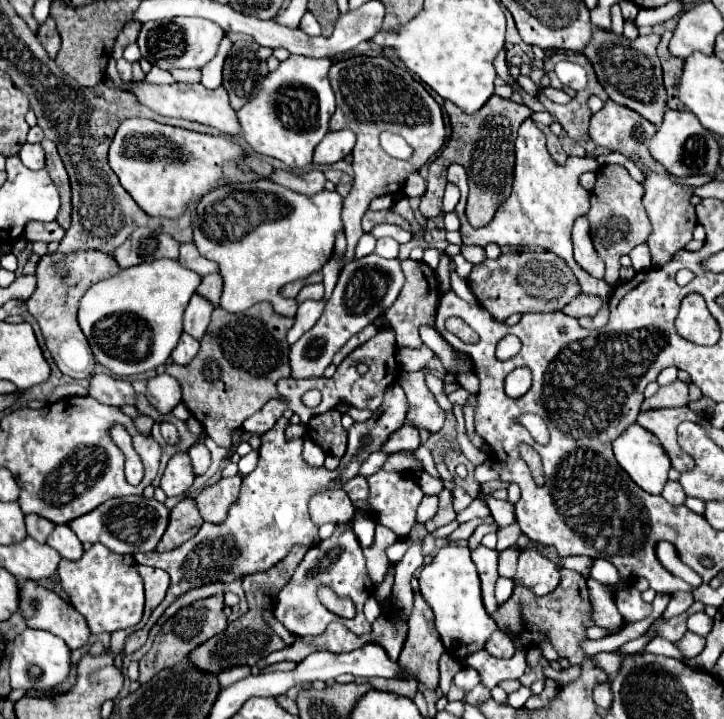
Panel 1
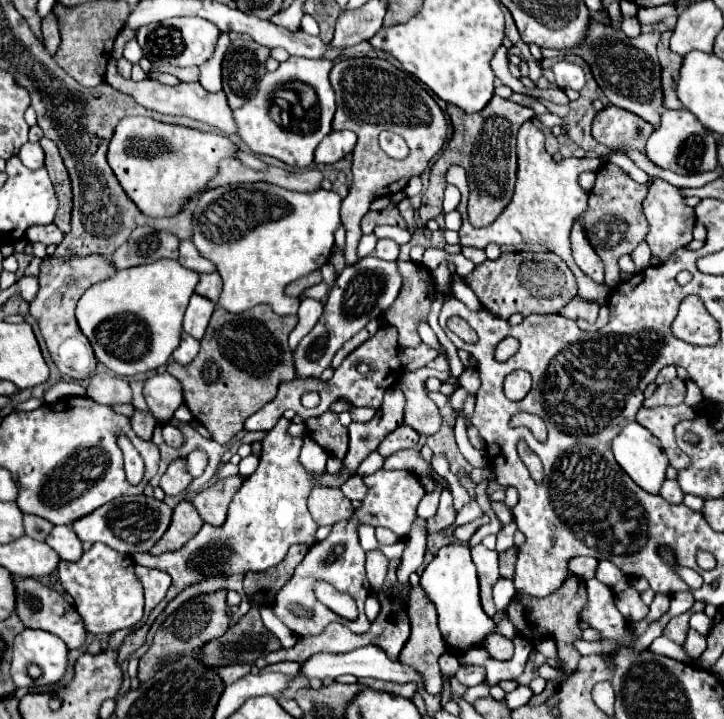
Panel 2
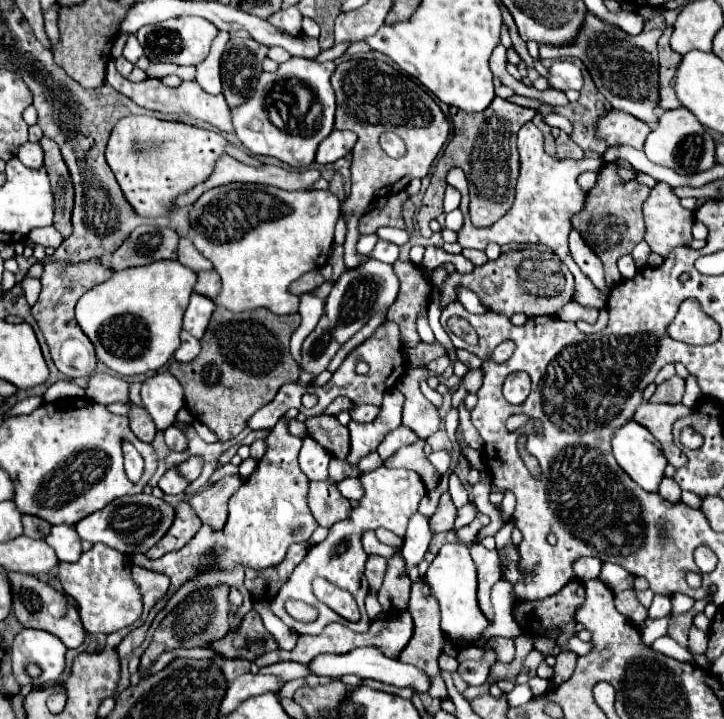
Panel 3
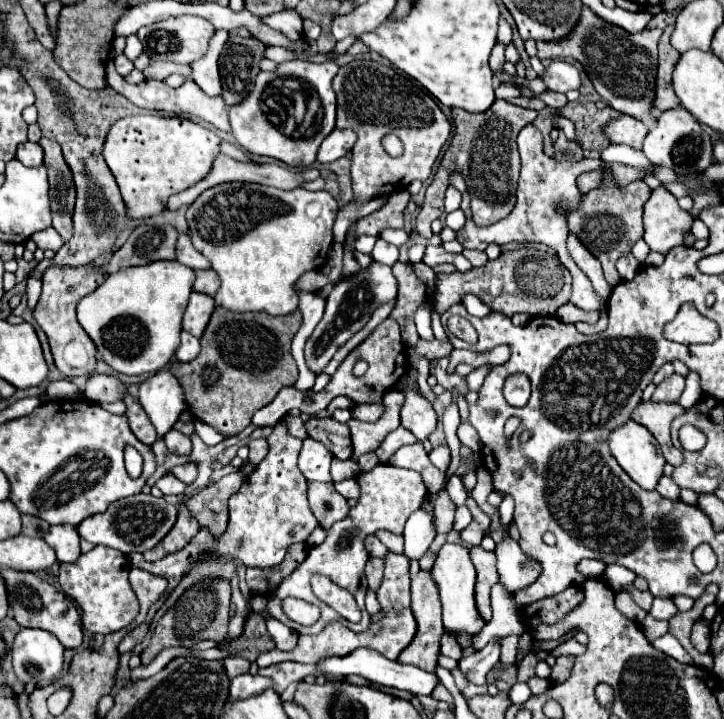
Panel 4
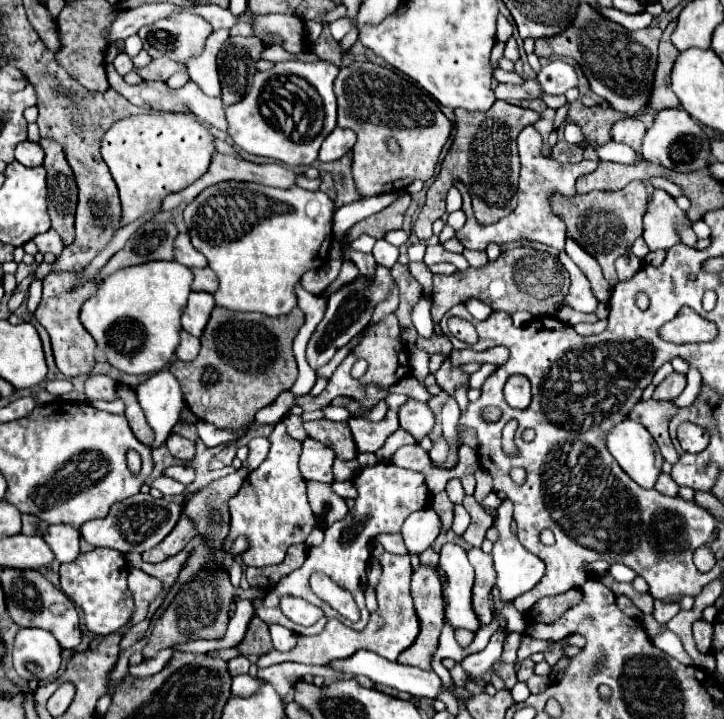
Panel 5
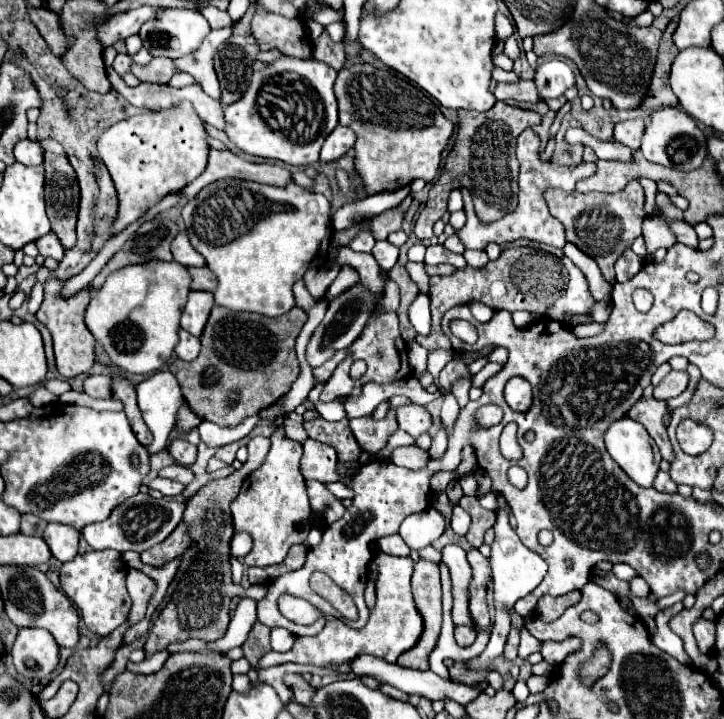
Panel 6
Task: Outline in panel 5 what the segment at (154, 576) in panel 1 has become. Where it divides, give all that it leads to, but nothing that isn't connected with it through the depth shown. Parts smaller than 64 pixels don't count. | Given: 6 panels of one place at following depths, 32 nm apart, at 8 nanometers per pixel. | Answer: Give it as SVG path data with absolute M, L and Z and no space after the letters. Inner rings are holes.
M130 568L128 588L132 590L134 600L136 600L136 612L130 620L130 624L138 624L146 618L146 610L148 610L150 600L154 600L162 592L162 584L154 576L148 576L146 572L142 572L138 568Z

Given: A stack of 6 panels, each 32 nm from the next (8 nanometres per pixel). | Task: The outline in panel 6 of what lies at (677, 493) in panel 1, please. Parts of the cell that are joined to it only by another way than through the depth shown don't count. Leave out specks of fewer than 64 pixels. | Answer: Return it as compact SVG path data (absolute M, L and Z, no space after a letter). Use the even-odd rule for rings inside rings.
M658 472L656 480L654 480L654 488L656 488L658 492L666 492L666 494L676 494L676 492L678 492L676 482L674 482L666 472Z

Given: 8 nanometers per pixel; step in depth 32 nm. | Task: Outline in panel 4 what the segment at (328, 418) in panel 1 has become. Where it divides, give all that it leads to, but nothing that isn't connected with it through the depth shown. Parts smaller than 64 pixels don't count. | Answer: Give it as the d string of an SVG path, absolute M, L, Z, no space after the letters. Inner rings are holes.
M310 418L304 426L308 436L324 444L336 458L348 460L352 456L350 430L346 424L340 424L334 418Z

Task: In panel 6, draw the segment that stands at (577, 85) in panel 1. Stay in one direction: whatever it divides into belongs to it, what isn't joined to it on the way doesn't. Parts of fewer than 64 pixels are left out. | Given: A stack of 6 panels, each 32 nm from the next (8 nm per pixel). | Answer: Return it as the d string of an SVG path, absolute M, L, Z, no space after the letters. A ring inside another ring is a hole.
M550 60L538 66L534 82L538 86L540 98L558 98L562 96L570 86L576 86L576 76L572 68L562 60Z

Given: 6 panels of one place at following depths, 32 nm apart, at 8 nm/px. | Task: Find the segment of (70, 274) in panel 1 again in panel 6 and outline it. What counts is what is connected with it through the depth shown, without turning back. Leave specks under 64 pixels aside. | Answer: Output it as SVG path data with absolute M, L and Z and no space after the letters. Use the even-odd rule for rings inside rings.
M50 276L46 282L44 282L44 302L40 306L40 310L36 312L36 318L48 328L48 332L52 334L52 342L54 342L54 356L56 356L56 366L58 366L58 372L64 376L64 378L74 378L78 374L88 374L94 366L94 350L96 350L96 342L94 342L94 336L88 332L84 320L82 320L82 314L84 314L84 308L88 304L88 300L92 298L94 290L90 286L82 288L78 294L70 296L70 298L64 298L62 296L62 288L64 288L66 280L62 278L56 278L56 276Z

